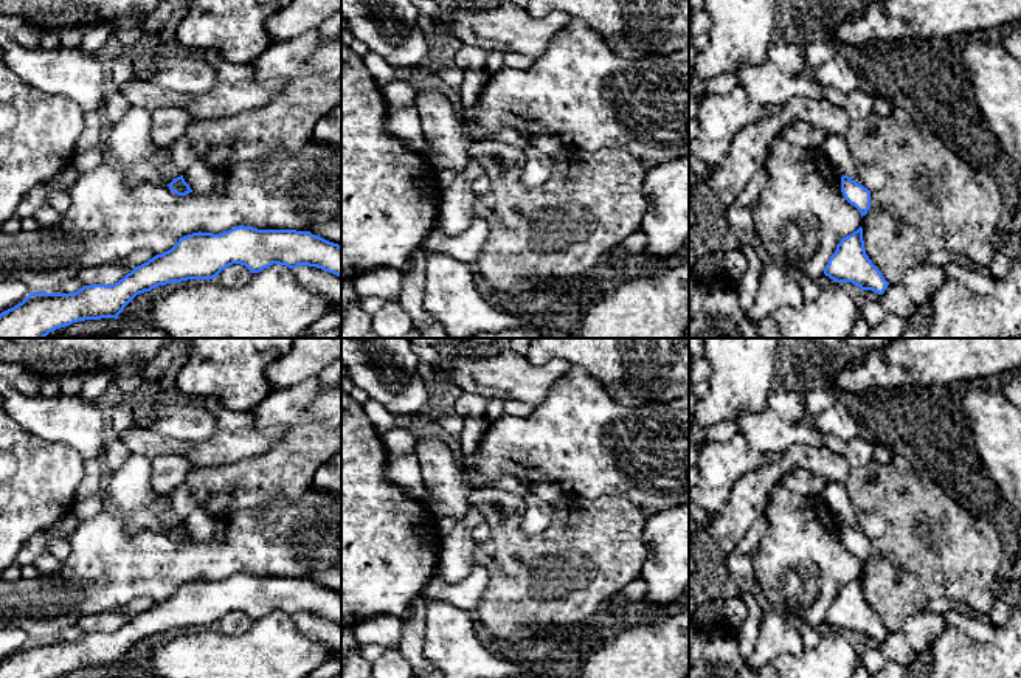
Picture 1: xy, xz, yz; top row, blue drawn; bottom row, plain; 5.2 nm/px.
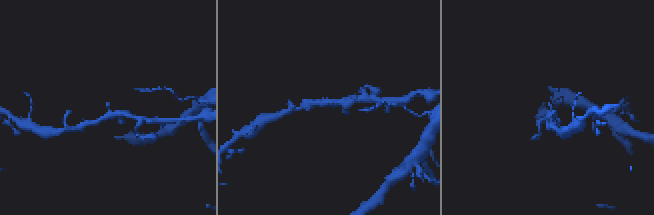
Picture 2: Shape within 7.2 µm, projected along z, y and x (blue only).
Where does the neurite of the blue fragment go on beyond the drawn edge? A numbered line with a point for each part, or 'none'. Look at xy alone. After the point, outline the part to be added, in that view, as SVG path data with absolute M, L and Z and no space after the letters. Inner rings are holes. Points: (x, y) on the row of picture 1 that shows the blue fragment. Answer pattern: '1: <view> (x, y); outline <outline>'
none

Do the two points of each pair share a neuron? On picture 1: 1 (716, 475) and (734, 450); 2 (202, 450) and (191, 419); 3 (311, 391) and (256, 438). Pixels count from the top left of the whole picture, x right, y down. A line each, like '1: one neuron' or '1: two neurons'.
1: one neuron
2: two neurons
3: two neurons

